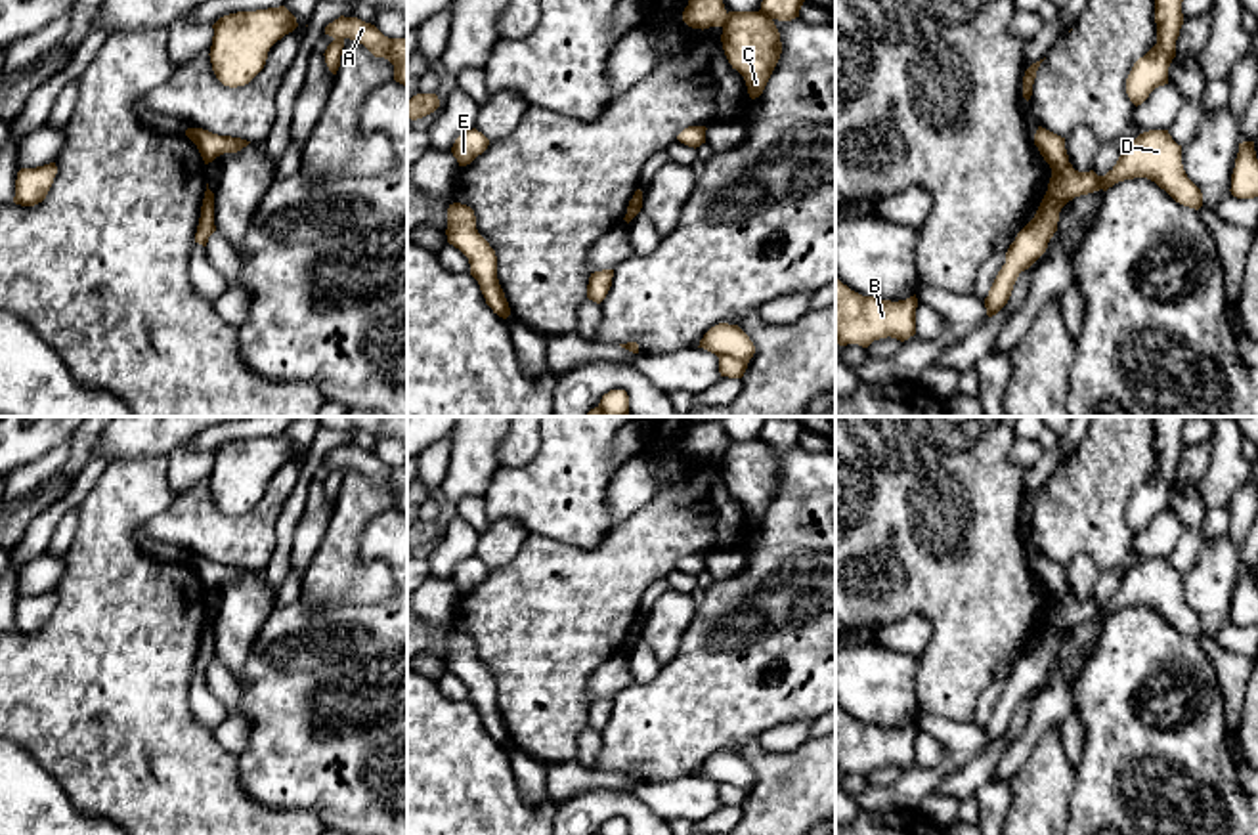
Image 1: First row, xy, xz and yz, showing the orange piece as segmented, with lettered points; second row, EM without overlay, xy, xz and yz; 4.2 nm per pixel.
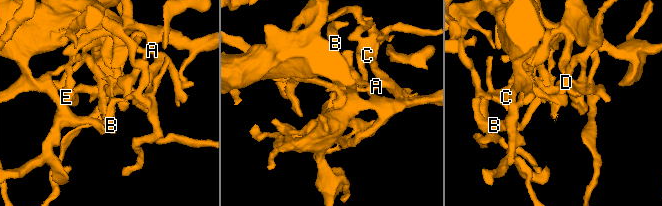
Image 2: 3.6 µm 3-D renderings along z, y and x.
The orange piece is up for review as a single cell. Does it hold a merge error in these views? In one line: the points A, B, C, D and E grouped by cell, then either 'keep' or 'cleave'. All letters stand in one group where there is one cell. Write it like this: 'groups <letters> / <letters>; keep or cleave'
groups A B C D E; keep

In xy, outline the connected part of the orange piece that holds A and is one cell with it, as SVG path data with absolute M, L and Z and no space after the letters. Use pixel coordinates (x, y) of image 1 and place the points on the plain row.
M344 443L329 451L325 462L335 466L323 482L333 503L340 495L344 468L350 466L363 472L375 485L388 487L394 493L394 508L407 514L407 466L388 466L375 453Z

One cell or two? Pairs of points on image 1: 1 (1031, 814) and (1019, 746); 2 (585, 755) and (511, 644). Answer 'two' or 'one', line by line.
1: two
2: two

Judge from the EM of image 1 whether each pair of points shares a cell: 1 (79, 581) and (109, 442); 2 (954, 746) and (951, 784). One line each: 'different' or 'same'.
1: different
2: different

